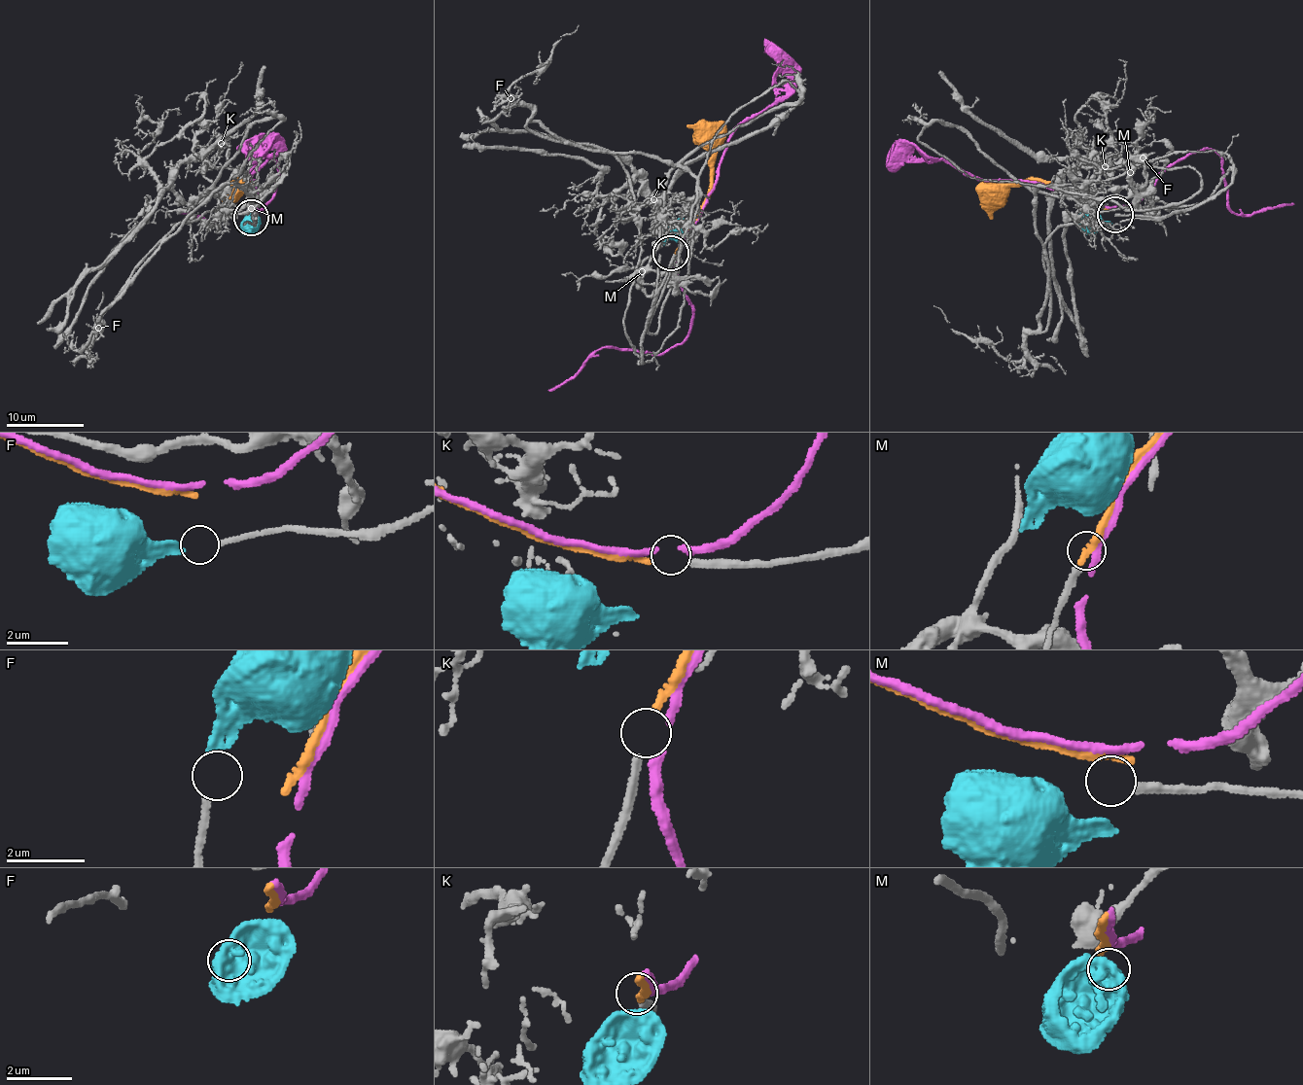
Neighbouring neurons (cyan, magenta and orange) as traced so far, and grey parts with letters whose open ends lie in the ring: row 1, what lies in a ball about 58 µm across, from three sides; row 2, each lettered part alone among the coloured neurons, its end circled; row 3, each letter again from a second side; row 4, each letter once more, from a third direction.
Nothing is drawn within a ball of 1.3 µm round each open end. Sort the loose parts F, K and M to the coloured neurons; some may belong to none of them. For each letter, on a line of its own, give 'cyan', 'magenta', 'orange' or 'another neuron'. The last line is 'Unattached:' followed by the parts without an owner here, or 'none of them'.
F: cyan
K: orange
M: another neuron
Unattached: M

